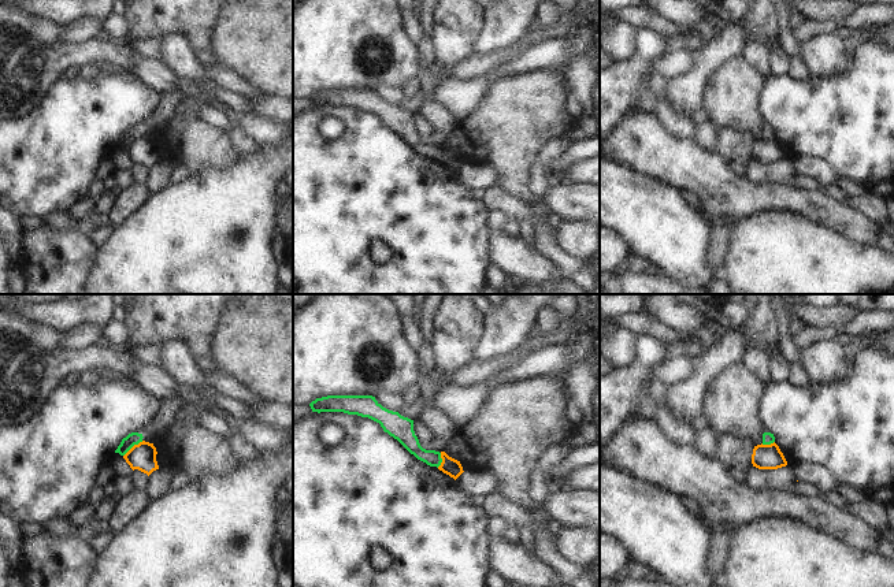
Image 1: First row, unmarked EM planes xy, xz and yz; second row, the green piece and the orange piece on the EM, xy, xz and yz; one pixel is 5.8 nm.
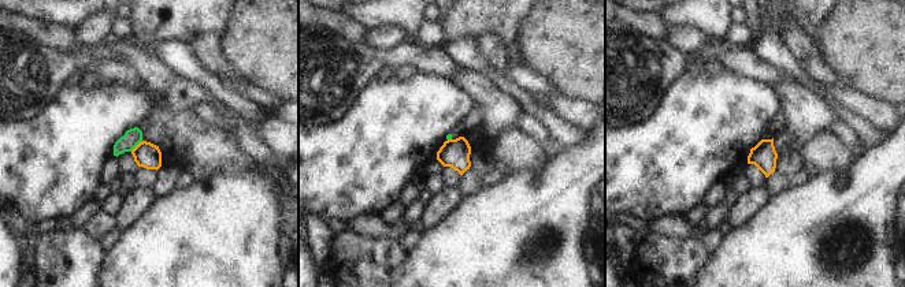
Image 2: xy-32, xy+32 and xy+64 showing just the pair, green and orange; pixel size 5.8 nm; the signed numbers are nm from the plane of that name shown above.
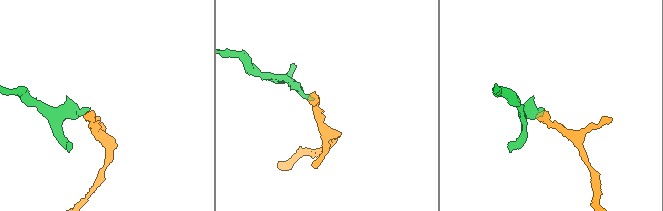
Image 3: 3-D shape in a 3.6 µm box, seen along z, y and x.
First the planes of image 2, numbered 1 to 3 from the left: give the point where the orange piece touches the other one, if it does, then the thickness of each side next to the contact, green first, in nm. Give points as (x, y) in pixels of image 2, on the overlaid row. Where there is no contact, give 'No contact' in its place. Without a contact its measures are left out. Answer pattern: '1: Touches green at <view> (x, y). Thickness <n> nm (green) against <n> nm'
1: Touches green at xy-32 (136, 145). Thickness 100 nm (green) against 150 nm
2: Touches green at xy+32 (449, 138). Thickness 30 nm (green) against 170 nm
3: No contact

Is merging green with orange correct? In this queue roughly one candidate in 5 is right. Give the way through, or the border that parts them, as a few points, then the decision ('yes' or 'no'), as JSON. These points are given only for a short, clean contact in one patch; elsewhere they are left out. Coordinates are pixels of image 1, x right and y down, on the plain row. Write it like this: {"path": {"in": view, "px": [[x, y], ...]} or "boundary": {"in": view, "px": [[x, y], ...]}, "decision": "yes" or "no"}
{"boundary": {"in": "xy", "px": [[143, 134], [136, 137], [123, 149]]}, "decision": "no"}

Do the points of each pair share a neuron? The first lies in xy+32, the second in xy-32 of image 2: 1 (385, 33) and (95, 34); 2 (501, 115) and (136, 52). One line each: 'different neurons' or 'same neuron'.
1: same neuron
2: same neuron

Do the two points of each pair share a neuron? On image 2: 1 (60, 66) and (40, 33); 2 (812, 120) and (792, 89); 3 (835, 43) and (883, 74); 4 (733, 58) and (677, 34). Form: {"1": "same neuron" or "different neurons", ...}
{"1": "different neurons", "2": "same neuron", "3": "same neuron", "4": "different neurons"}

